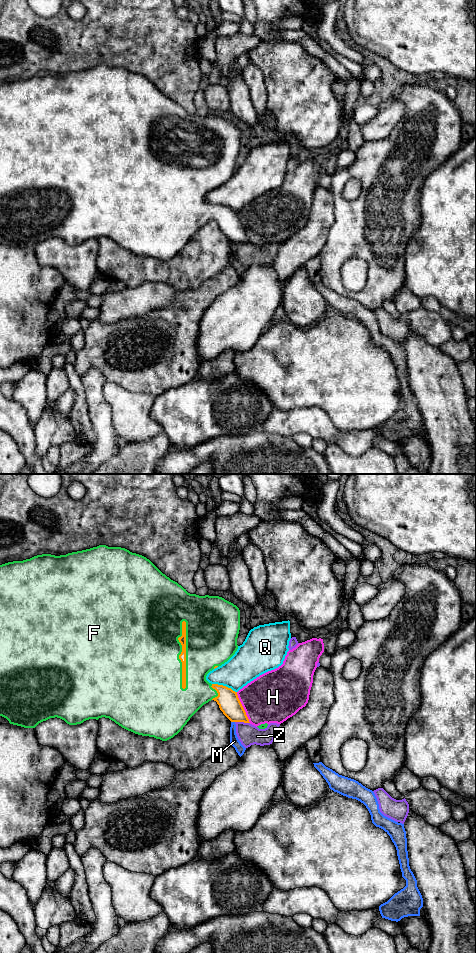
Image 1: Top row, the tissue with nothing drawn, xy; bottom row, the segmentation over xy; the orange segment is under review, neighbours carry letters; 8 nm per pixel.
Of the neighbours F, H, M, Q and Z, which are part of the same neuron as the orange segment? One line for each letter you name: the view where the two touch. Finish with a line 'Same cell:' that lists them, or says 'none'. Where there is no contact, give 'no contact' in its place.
F: contact in xy
Same cell: F

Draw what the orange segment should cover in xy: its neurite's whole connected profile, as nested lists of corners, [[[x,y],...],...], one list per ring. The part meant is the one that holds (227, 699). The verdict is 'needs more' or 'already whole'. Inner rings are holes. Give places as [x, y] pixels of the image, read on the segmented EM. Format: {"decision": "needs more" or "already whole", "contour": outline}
{"decision": "needs more", "contour": [[[99,545],[90,549],[68,553],[66,555],[55,556],[51,554],[42,554],[34,556],[23,561],[13,561],[0,565],[0,716],[6,718],[10,724],[24,728],[35,728],[39,723],[50,718],[60,718],[69,725],[81,724],[89,719],[105,717],[114,721],[122,728],[142,736],[154,737],[162,741],[167,741],[177,735],[187,724],[190,718],[206,703],[214,700],[219,705],[220,710],[231,722],[250,723],[246,712],[238,698],[237,692],[223,685],[211,684],[206,680],[207,674],[213,669],[227,662],[237,651],[237,638],[240,630],[240,610],[233,603],[219,596],[199,596],[190,594],[177,582],[171,580],[163,574],[149,559],[132,553],[121,547],[108,547]]]}

